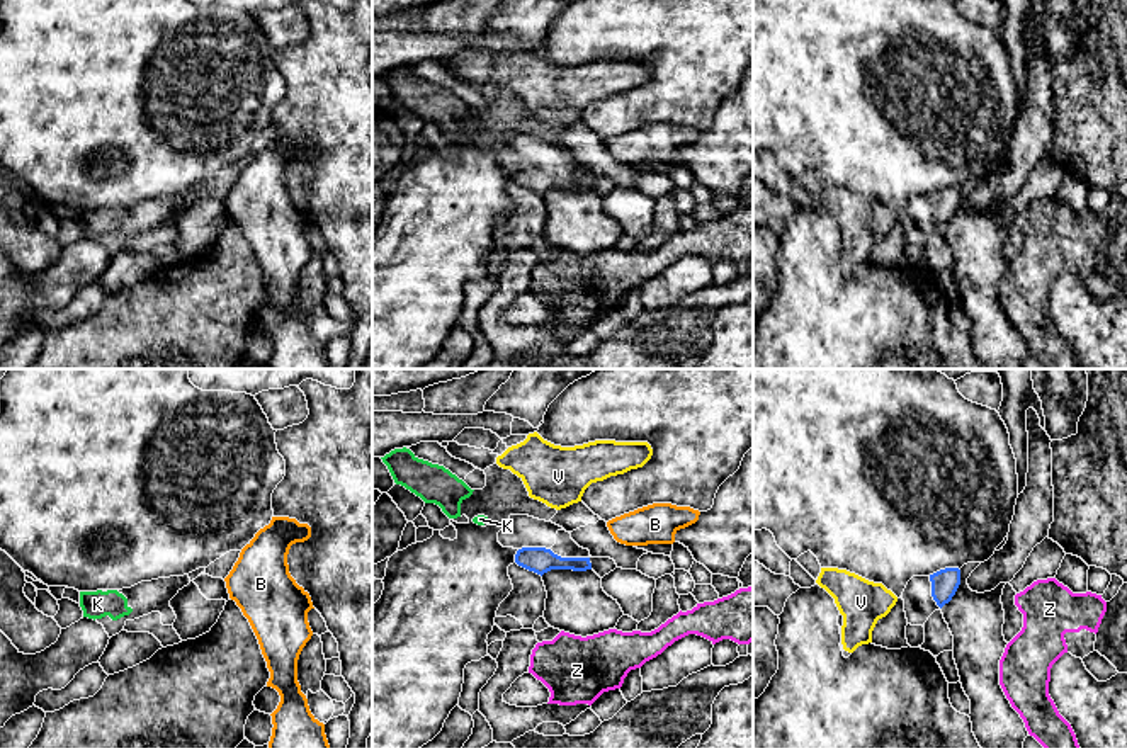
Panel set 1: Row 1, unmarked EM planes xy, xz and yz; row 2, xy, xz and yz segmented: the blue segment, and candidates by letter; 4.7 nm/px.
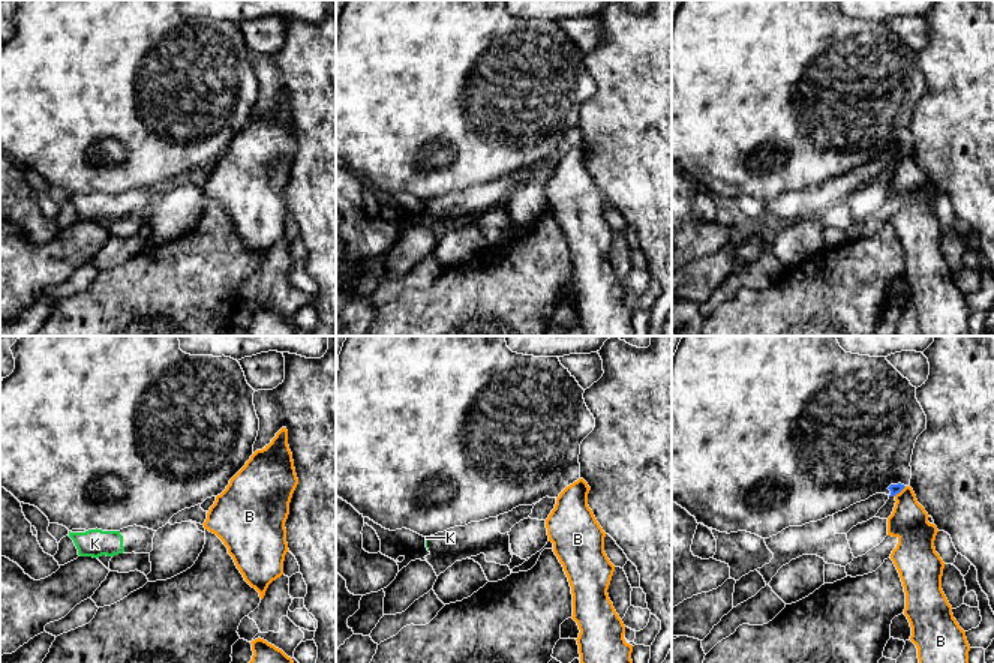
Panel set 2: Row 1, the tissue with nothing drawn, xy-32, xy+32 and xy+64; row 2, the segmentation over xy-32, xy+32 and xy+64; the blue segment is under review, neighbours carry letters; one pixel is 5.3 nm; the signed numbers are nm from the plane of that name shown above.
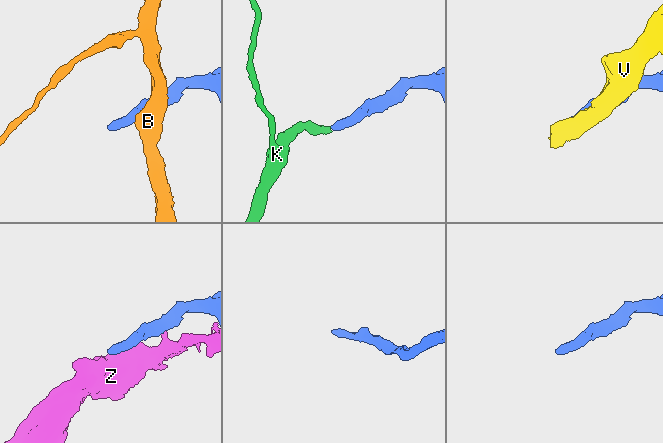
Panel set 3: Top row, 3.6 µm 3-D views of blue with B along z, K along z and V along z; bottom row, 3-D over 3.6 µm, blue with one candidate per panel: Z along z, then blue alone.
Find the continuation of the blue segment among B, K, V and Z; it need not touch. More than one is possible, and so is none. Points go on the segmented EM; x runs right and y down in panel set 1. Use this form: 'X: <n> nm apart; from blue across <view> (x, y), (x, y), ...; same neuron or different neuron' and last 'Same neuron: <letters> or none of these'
B: 150 nm apart; from blue across xz (588, 558), (614, 538); different neuron
K: 200 nm apart; from blue across xz (517, 551), (487, 522); same neuron
V: 170 nm apart; from blue across yz (932, 595), (896, 597); different neuron
Z: 260 nm apart; from blue across yz (959, 583), (1015, 595); different neuron
Same neuron: K

